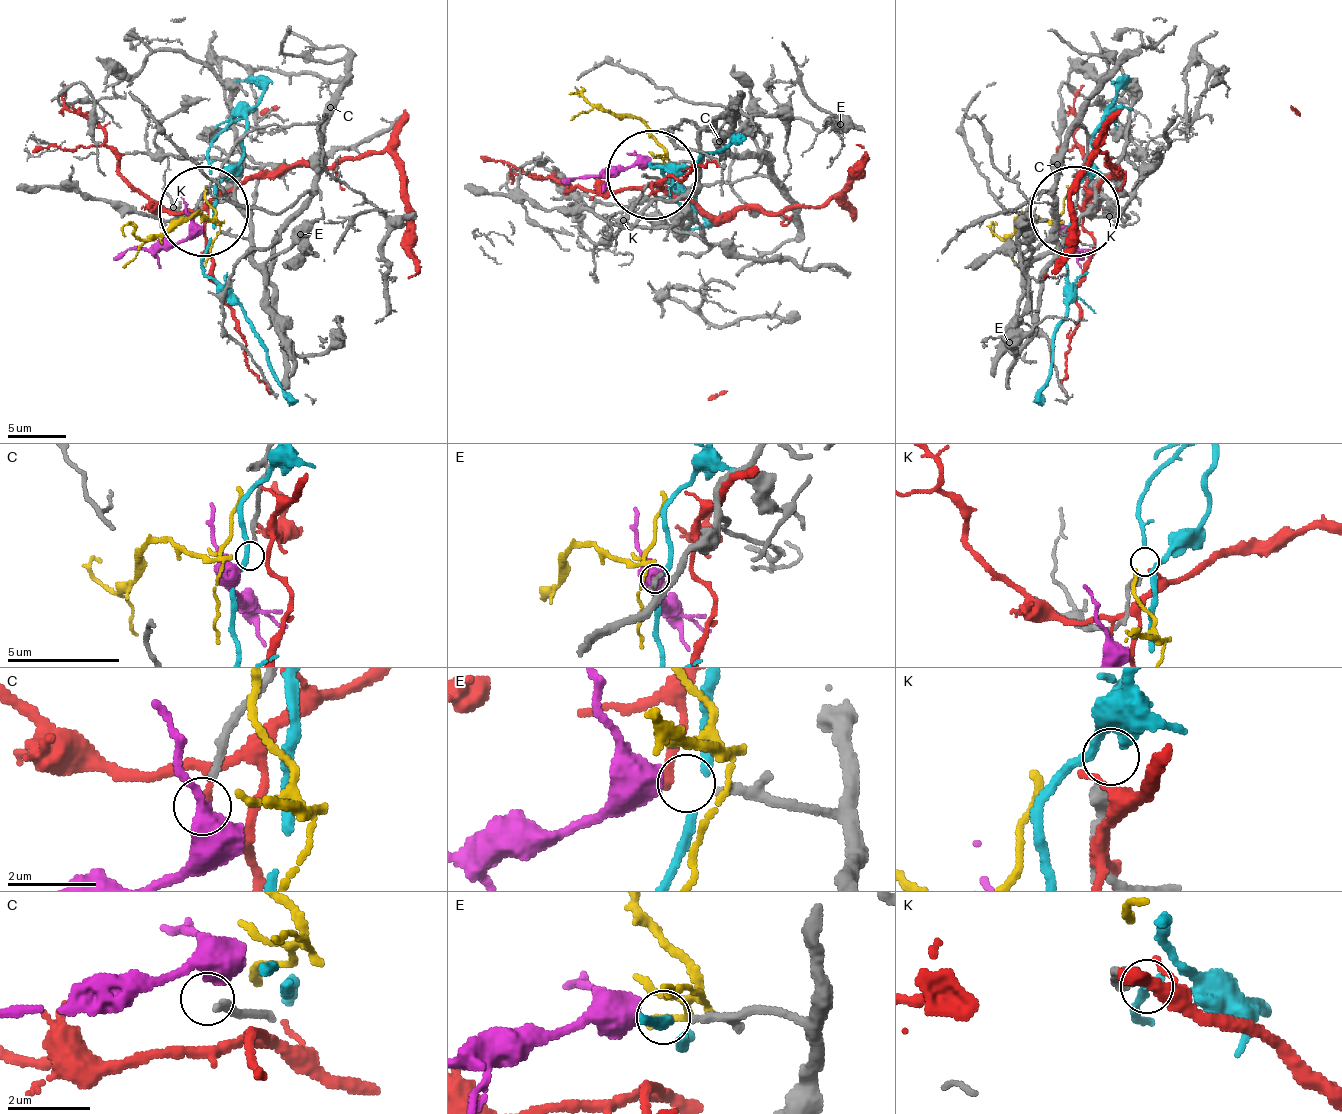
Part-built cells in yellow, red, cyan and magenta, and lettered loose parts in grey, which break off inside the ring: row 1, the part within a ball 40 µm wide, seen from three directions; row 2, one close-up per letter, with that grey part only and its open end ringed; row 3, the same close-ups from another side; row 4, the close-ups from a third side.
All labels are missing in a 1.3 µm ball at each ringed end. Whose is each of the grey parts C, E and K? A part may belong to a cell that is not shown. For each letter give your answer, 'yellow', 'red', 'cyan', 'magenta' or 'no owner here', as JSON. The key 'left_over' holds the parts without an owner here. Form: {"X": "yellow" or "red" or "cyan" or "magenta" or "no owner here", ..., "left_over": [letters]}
{"C": "no owner here", "E": "magenta", "K": "cyan", "left_over": ["C"]}

